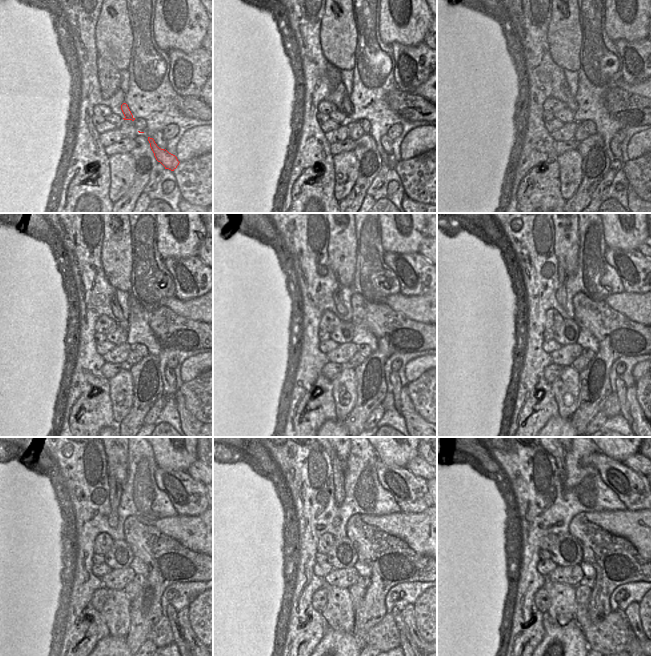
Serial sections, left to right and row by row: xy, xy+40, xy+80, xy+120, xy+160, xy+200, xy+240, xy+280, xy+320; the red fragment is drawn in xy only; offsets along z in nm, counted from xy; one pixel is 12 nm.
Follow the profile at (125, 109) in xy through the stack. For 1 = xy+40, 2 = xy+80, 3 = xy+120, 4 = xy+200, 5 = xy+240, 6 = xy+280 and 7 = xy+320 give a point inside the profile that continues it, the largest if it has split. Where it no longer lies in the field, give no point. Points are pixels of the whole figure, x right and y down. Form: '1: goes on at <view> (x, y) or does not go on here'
1: goes on at xy+40 (347, 107)
2: goes on at xy+80 (571, 103)
3: goes on at xy+120 (117, 311)
4: goes on at xy+200 (561, 293)
5: goes on at xy+240 (115, 487)
6: goes on at xy+280 (338, 472)
7: goes on at xy+320 (560, 457)

